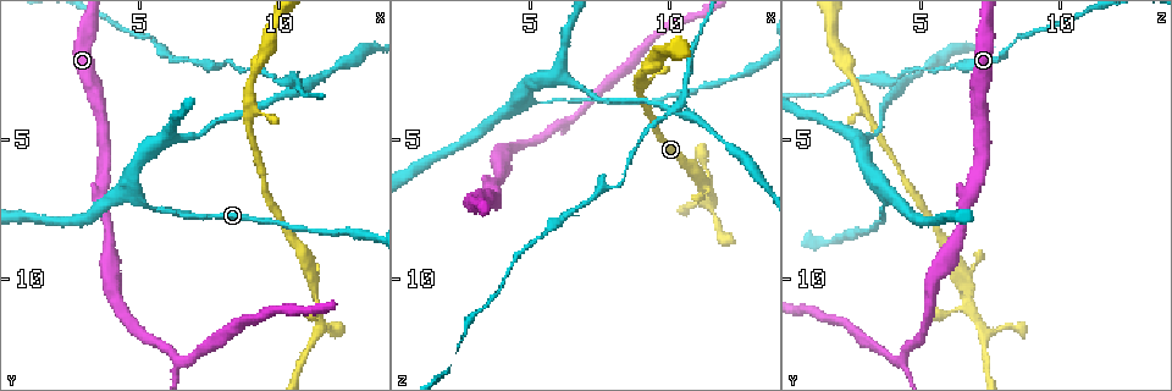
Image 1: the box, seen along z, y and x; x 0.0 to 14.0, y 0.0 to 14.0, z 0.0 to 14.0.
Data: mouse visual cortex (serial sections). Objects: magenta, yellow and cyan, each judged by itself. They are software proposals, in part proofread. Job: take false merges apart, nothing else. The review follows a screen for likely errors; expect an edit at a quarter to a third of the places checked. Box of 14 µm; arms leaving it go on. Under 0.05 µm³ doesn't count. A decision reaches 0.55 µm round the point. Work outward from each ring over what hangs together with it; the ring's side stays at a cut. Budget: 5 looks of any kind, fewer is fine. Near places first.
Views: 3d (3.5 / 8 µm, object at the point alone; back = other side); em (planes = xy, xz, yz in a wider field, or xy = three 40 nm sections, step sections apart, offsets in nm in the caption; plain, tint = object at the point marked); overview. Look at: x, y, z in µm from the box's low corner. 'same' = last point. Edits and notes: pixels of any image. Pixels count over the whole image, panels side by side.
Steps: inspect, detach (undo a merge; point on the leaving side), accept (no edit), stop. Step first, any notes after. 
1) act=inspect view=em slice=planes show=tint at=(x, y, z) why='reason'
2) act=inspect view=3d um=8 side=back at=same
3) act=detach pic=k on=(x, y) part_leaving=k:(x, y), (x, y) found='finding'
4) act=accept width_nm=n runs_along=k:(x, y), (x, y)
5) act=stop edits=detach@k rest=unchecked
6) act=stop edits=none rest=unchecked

act=inspect view=3d um=3.5 at=(5.0, 7.0, 3.6) why='thick turns thin'

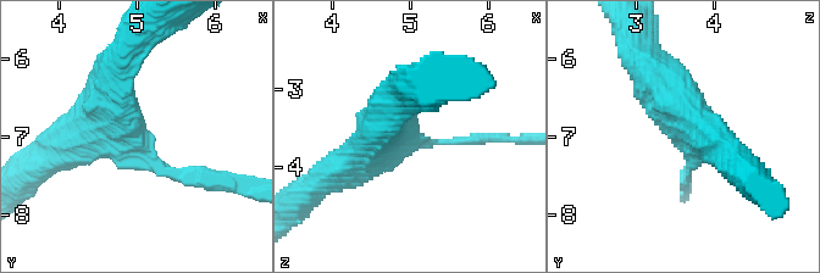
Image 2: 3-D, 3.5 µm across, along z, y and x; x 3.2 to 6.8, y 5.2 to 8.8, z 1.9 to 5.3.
act=inspect view=em slice=planes show=tint at=(4.95, 7.05, 3.60) arms=3 arm_widths_nm=100,450,500

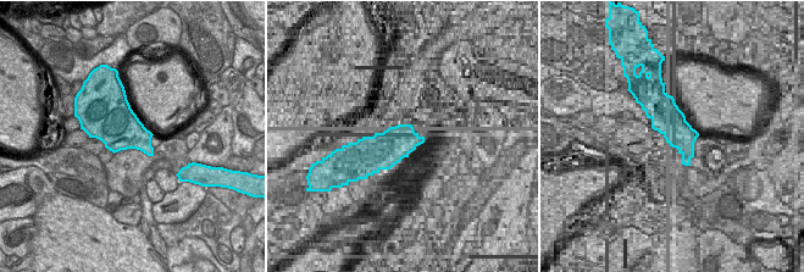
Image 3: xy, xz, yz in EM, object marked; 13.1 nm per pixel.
act=accept runs_along=2:(201, 179), (171, 176), (122, 127), (111, 71) found='one cell here'

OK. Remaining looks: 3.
act=inspect view=3d um=3.5 at=(10.3, 3.3, 4.1)

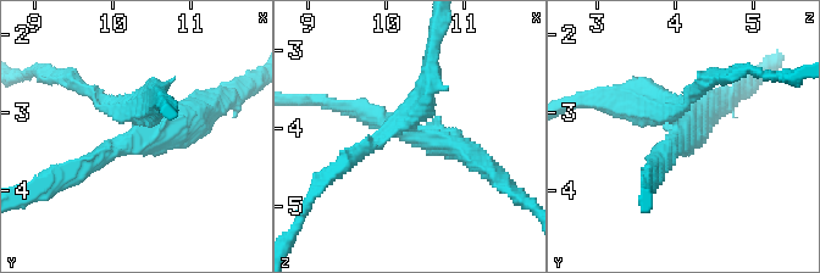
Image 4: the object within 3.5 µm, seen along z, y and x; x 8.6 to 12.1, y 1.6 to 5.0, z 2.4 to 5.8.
act=inspect view=em slice=planes show=tint at=(10.30, 3.25, 4.10) arms=4 arm_widths_nm=150,250,300,350

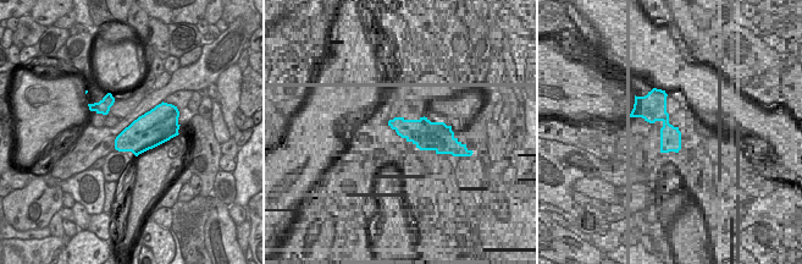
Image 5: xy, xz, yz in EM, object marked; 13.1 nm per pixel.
act=inspect view=em slice=xy step=3 show=tint at=same why='cut it another way'

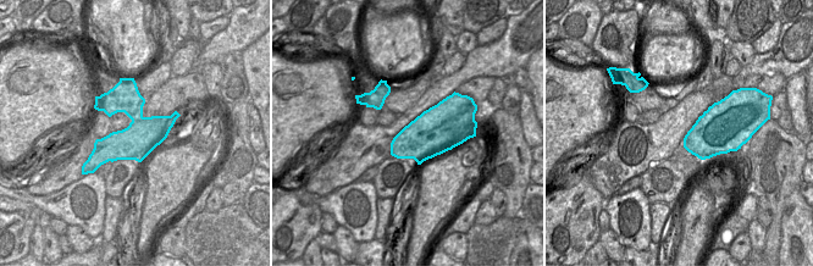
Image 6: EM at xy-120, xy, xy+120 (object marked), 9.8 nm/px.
act=detach pic=4 on=(417, 96) width_nm=440 part_leaving=4:(409, 127), (398, 123), (323, 183) found='two cells meet here'

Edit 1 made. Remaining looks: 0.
act=stop edits=detach@4 rest=unchecked

